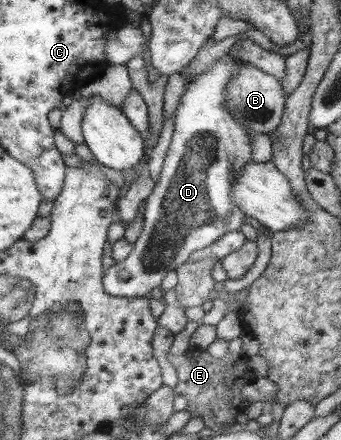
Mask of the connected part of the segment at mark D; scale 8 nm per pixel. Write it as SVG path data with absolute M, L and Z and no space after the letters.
M227 53L211 69L195 81L186 85L186 91L175 110L175 129L163 162L163 169L155 183L152 194L146 199L144 227L140 237L133 244L134 251L123 262L107 269L105 276L106 293L118 298L150 298L152 290L160 287L160 282L170 270L178 270L189 261L190 255L202 248L210 247L227 232L238 231L245 222L246 214L237 207L232 199L233 180L244 170L246 163L253 160L252 135L225 108L225 84L237 75L243 58Z

